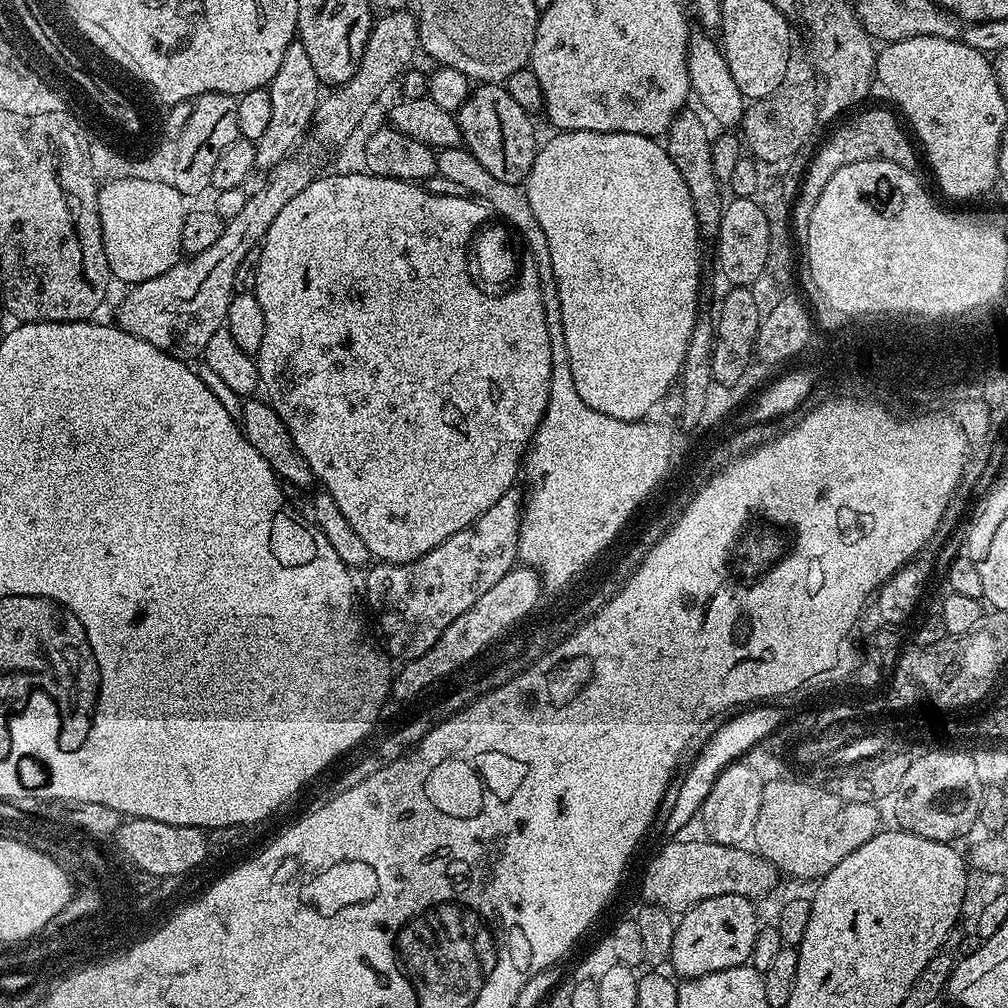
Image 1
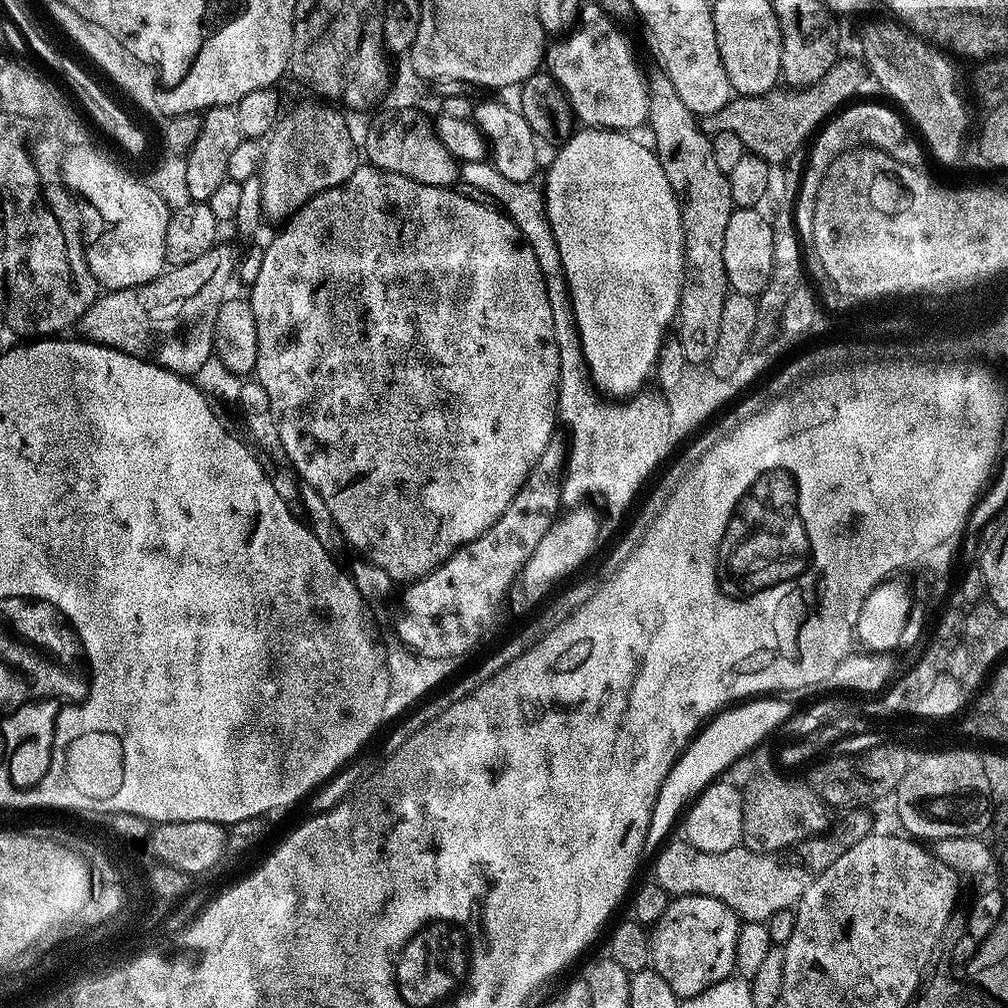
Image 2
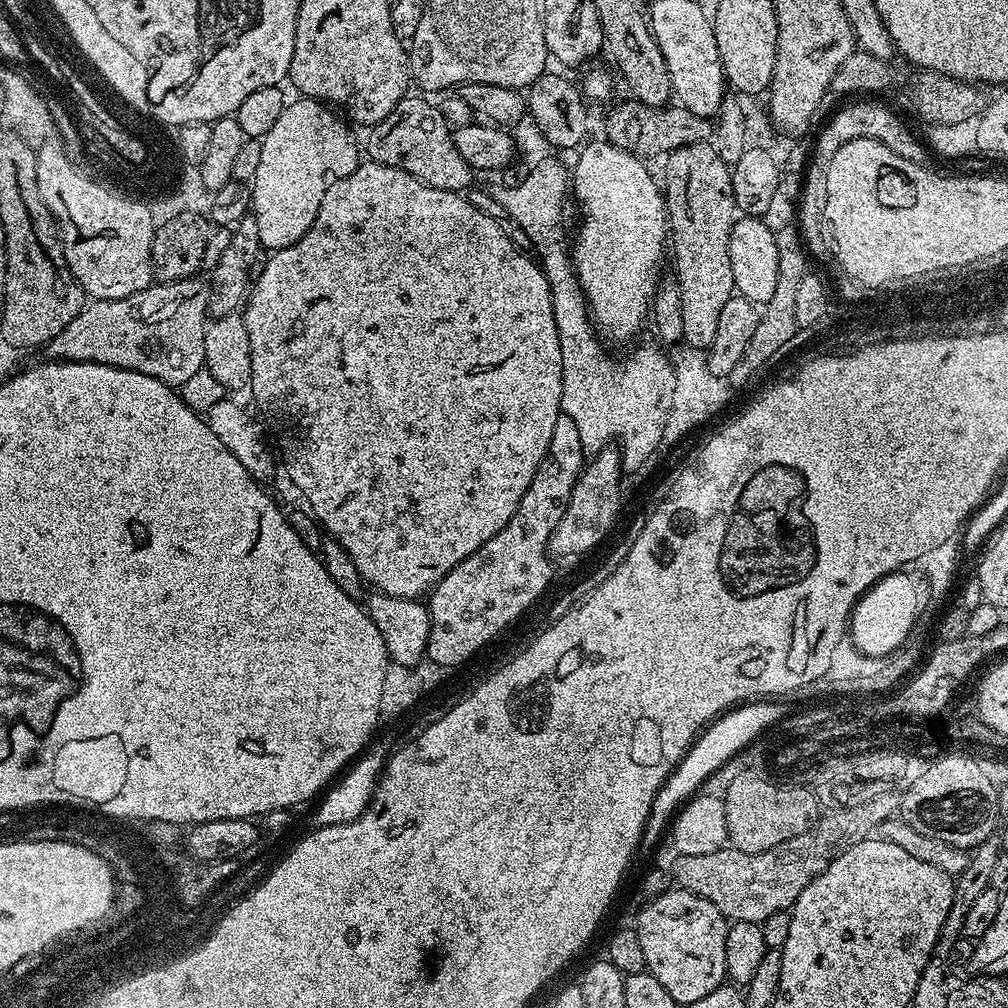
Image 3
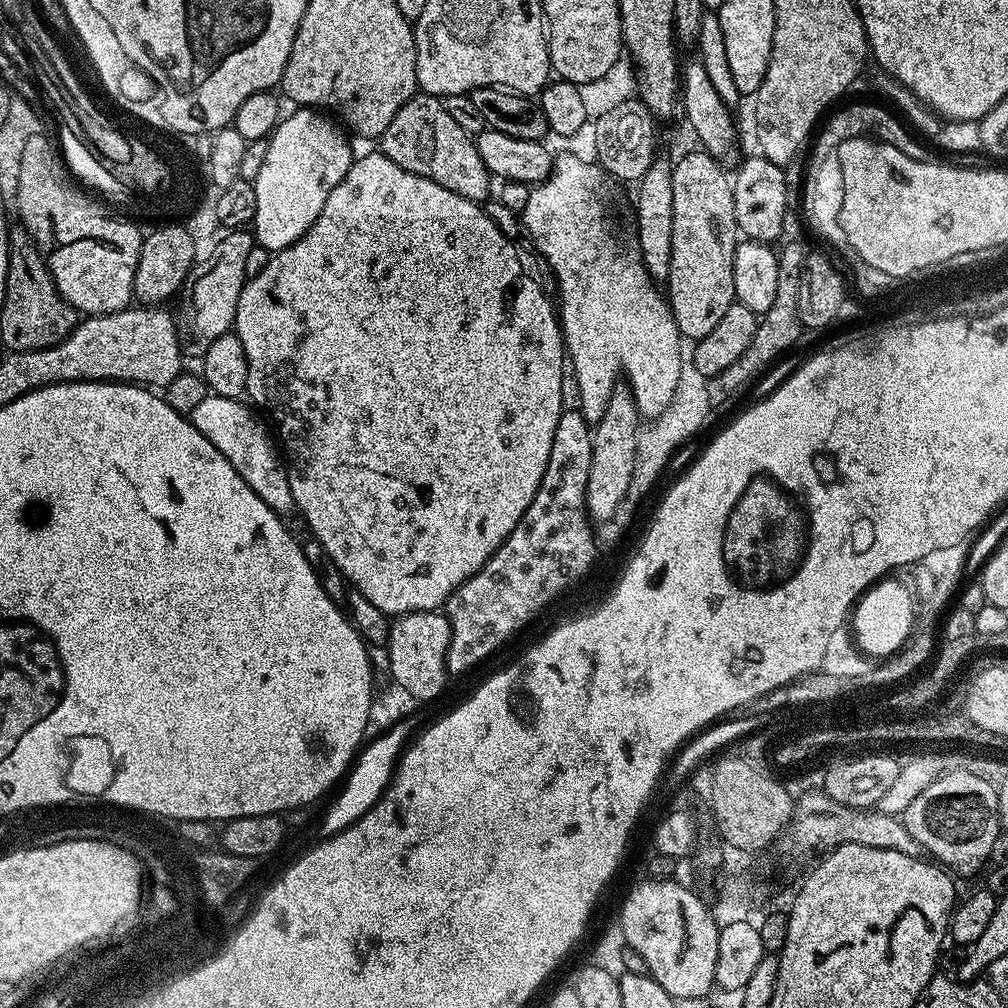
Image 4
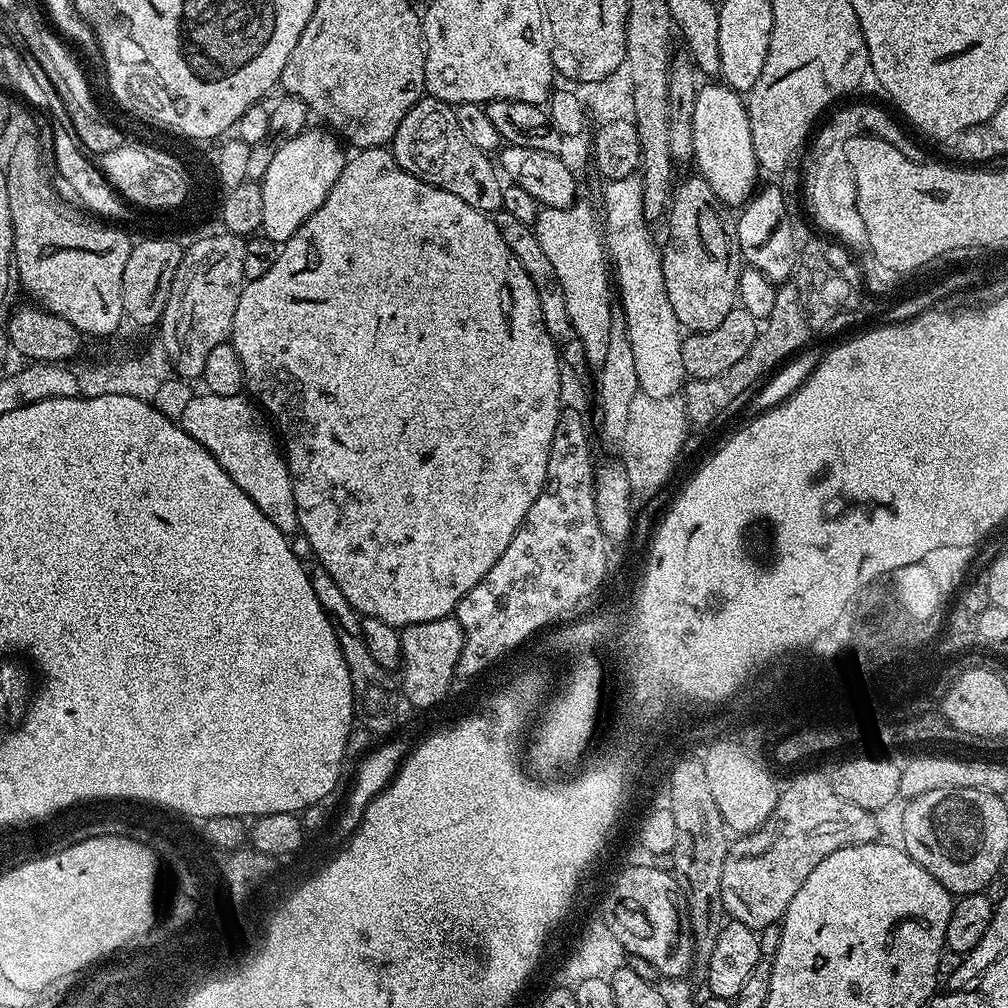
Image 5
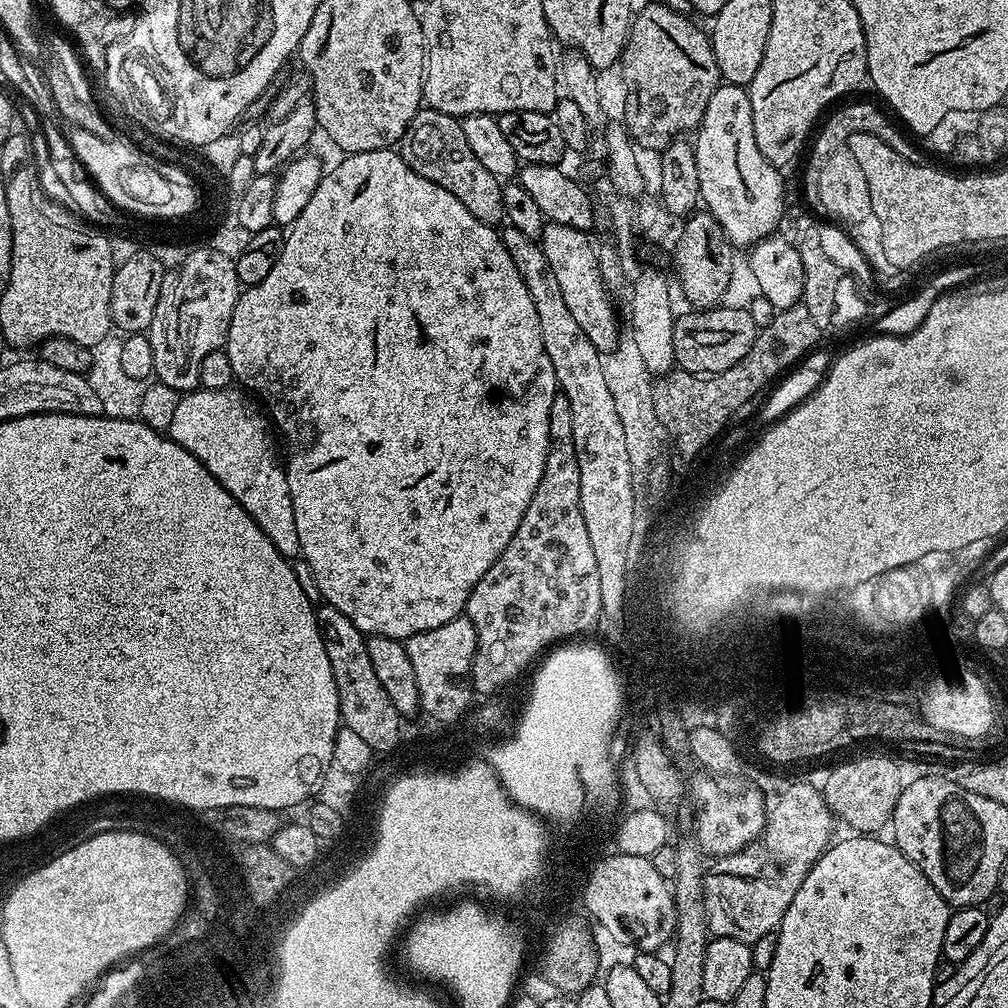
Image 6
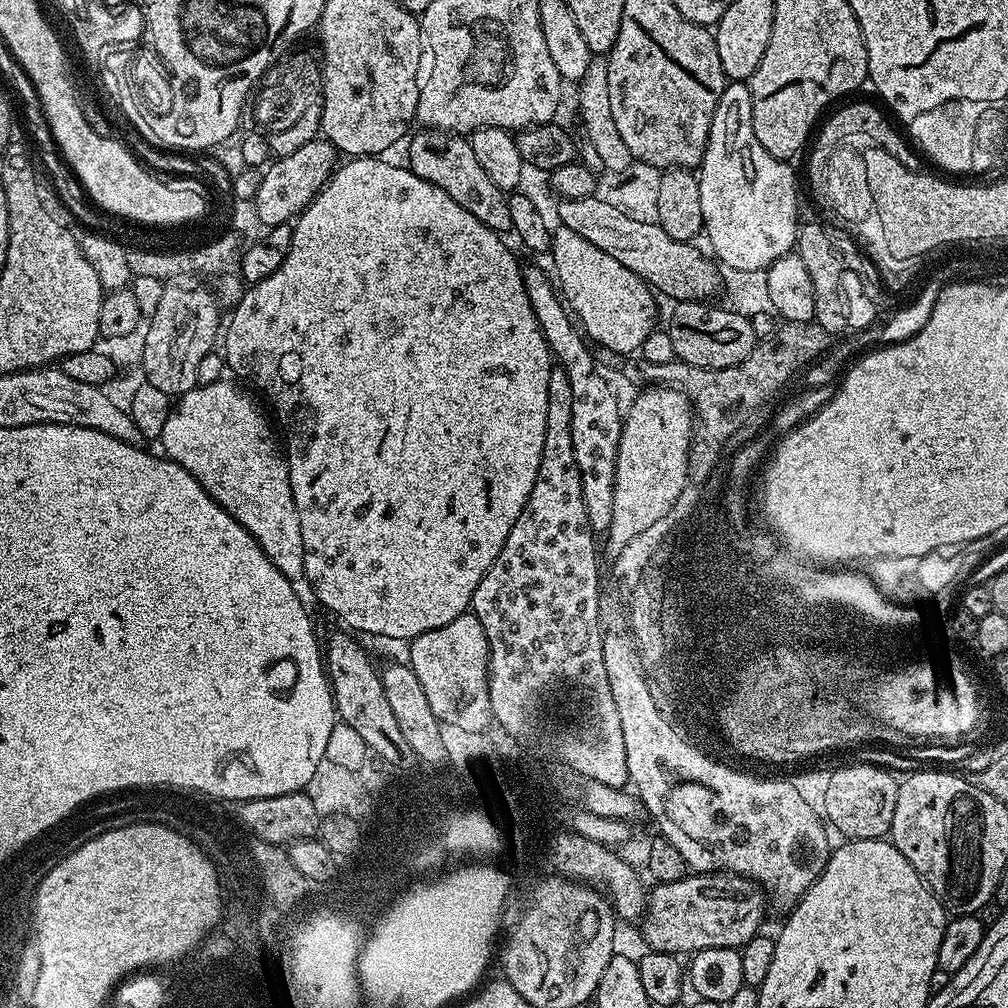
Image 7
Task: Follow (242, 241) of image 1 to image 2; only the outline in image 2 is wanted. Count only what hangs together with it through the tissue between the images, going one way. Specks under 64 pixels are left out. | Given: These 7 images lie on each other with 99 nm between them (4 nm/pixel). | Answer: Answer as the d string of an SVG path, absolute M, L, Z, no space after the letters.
M224 242L217 243L215 248L206 250L202 258L194 258L194 262L186 262L169 267L156 280L142 286L123 288L117 292L111 290L97 295L96 300L82 314L78 332L83 339L107 348L116 348L120 352L130 354L134 358L150 360L180 376L191 377L202 370L202 362L206 362L214 354L214 328L219 307L229 295L228 283L236 272L236 252Z

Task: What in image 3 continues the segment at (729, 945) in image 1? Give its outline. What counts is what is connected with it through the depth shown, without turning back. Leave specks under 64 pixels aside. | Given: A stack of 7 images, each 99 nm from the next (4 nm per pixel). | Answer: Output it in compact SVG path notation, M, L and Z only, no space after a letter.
M669 890L660 896L651 897L648 905L636 916L634 927L638 934L638 942L642 945L642 954L646 958L646 970L670 993L670 998L678 1006L687 1006L690 1002L698 1002L698 998L706 998L706 994L714 994L725 983L726 970L726 934L729 921L714 906L714 902L706 902L693 892Z

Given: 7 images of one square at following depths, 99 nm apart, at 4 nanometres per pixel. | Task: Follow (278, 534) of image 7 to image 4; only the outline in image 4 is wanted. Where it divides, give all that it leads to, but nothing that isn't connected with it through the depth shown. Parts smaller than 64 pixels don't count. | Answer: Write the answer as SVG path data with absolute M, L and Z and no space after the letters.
M210 394L202 398L198 406L194 406L190 419L198 431L206 434L210 442L214 442L215 448L222 453L222 458L226 458L226 462L230 462L230 466L234 466L234 470L242 474L242 482L246 482L246 486L250 486L250 490L254 490L254 494L258 494L258 498L262 498L262 502L266 502L270 510L284 518L296 506L294 494L290 490L288 470L277 445L274 440L272 445L267 430L256 421L255 414L257 415L243 399Z

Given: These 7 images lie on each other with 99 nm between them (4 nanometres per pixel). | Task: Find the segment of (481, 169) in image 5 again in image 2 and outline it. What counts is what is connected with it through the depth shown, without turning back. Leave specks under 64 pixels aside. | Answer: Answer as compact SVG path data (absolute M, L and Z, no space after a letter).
M416 110L401 111L384 125L376 124L364 136L364 156L369 165L380 172L398 174L426 186L449 187L453 183L458 161L436 139L433 129Z

